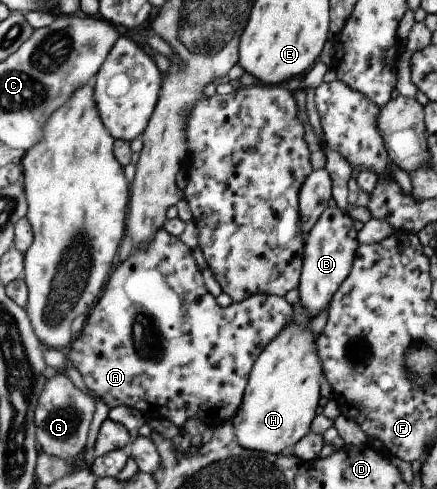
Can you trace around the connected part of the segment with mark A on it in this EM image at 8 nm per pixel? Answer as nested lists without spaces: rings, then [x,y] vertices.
[[[161,227],[153,237],[153,240],[144,247],[133,248],[130,256],[120,262],[111,274],[111,282],[105,284],[105,290],[97,299],[91,313],[84,322],[81,335],[73,339],[66,353],[66,358],[70,365],[75,366],[83,377],[84,384],[88,392],[94,397],[98,397],[107,406],[117,408],[117,406],[127,406],[134,409],[137,414],[147,418],[160,418],[169,420],[175,426],[183,430],[186,420],[196,418],[203,421],[208,427],[217,427],[221,423],[232,419],[239,410],[252,366],[257,360],[261,351],[275,338],[285,325],[290,323],[290,318],[295,312],[294,306],[300,302],[300,292],[298,288],[291,289],[284,297],[270,294],[254,294],[238,303],[231,303],[227,307],[217,304],[216,298],[206,289],[201,271],[194,261],[192,250],[185,245],[181,239],[169,234],[164,227]]]

